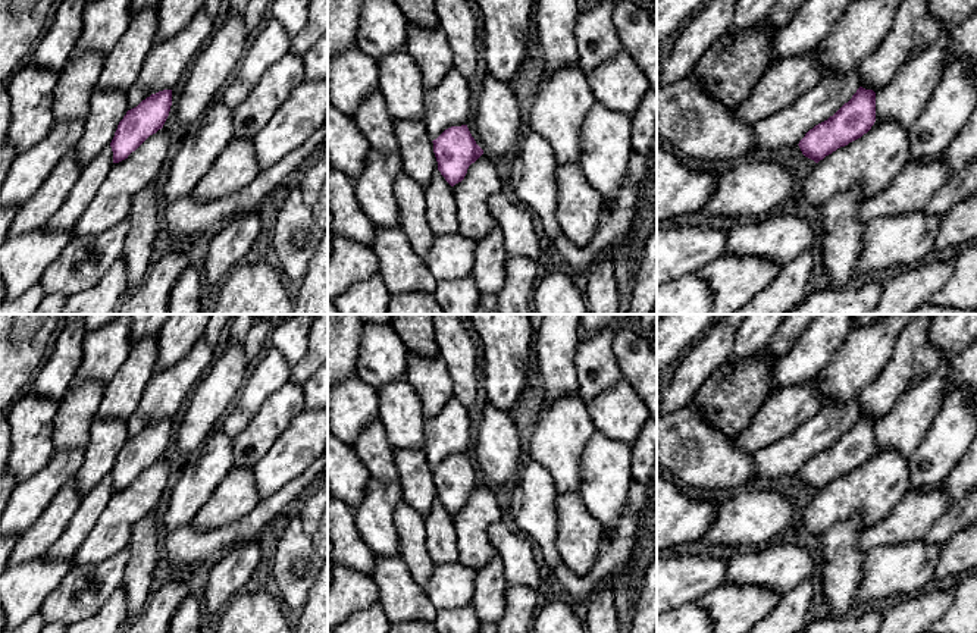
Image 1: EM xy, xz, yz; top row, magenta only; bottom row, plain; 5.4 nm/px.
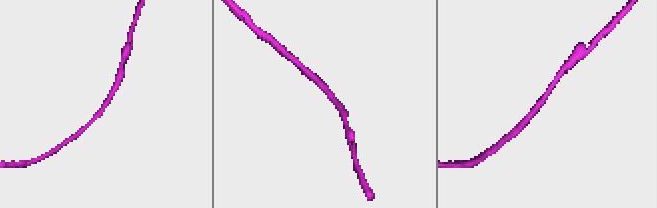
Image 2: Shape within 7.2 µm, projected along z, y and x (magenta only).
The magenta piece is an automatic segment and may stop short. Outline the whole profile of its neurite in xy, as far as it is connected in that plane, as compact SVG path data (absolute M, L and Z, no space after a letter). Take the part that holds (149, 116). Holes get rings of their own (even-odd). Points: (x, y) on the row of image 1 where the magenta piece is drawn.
M163 90L126 112L110 142L113 163L135 151L150 135L163 128L172 106L172 90Z

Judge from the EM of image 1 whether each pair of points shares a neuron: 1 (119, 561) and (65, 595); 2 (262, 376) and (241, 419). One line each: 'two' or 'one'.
1: one
2: one

